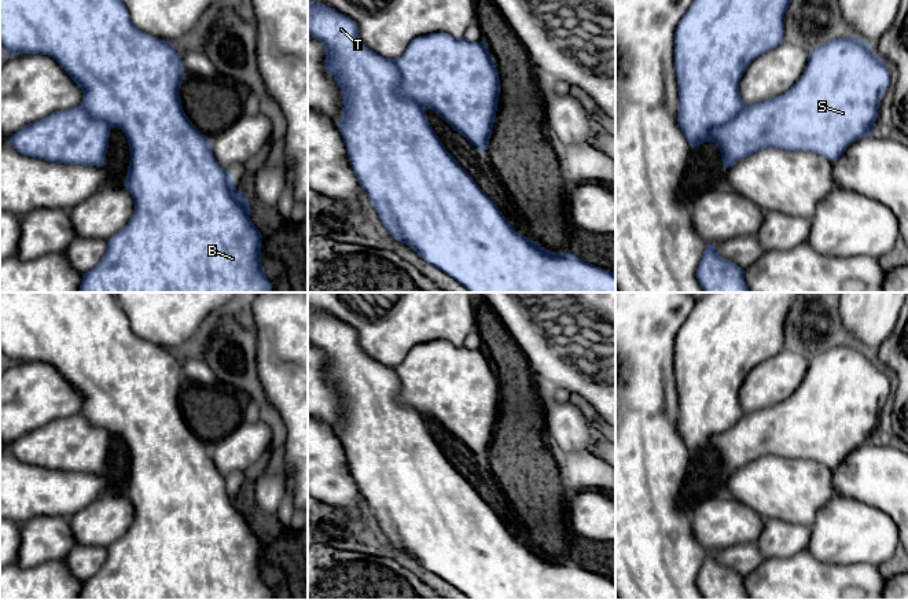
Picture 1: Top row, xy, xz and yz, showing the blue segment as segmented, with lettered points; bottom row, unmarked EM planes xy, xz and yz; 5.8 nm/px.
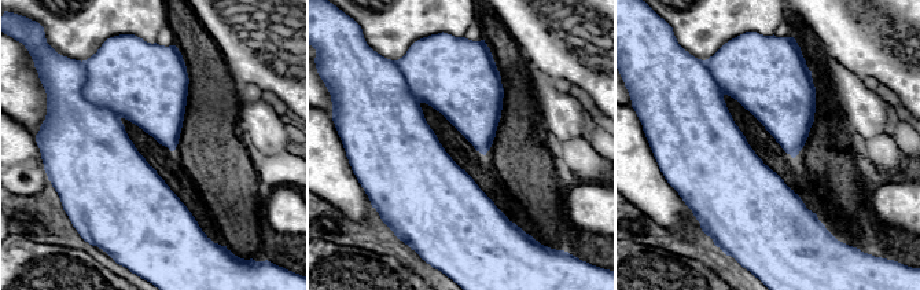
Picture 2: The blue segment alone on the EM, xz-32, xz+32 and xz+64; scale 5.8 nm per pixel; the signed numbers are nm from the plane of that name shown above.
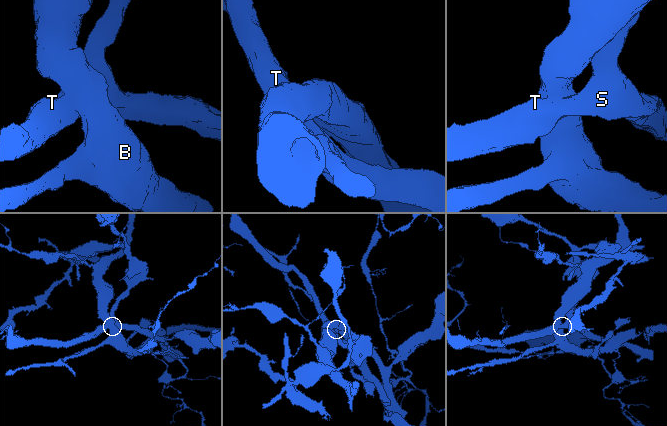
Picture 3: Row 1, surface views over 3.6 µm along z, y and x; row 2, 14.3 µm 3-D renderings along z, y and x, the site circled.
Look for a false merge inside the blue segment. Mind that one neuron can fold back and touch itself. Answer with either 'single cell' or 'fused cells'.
fused cells

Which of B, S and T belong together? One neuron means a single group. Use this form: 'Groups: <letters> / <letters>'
Groups: B / S T

